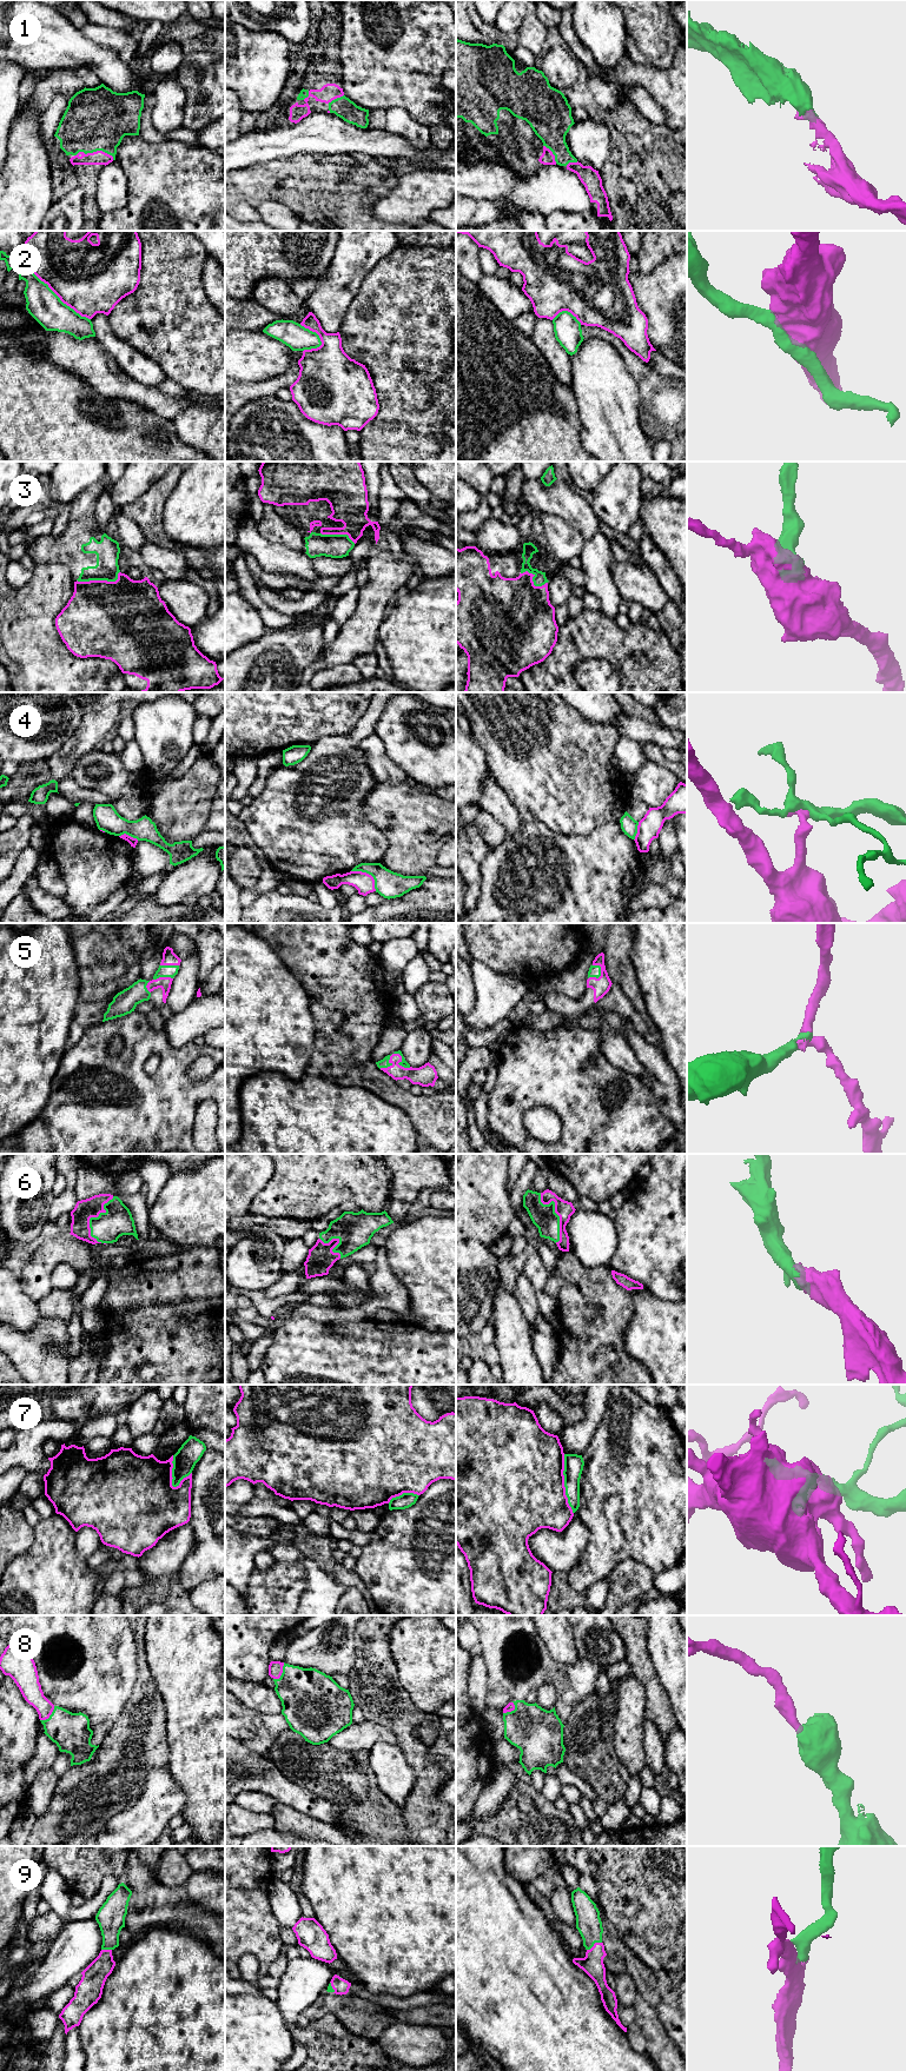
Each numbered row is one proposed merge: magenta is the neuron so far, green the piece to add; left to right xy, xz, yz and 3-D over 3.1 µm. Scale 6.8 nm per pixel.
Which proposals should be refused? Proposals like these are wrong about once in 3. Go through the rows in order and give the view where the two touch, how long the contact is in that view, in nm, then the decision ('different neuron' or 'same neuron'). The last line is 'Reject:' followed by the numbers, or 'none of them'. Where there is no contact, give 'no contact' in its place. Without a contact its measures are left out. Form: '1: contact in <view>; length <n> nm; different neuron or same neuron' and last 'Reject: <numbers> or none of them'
1: contact in xy; length 280 nm; same neuron
2: contact in xy; length 650 nm; different neuron
3: contact in xy; length 300 nm; same neuron
4: contact in xz; length 220 nm; different neuron
5: contact in xz; length 220 nm; same neuron
6: contact in xy; length 340 nm; same neuron
7: contact in yz; length 420 nm; different neuron
8: contact in xz; length 140 nm; same neuron
9: contact in yz; length 120 nm; same neuron
Reject: 2, 4, 7

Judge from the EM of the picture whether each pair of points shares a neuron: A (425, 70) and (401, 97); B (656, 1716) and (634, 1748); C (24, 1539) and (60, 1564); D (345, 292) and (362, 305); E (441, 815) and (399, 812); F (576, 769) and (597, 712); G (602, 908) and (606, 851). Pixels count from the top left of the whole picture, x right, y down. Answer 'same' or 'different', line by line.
A: same
B: different
C: different
D: different
E: same
F: different
G: same

